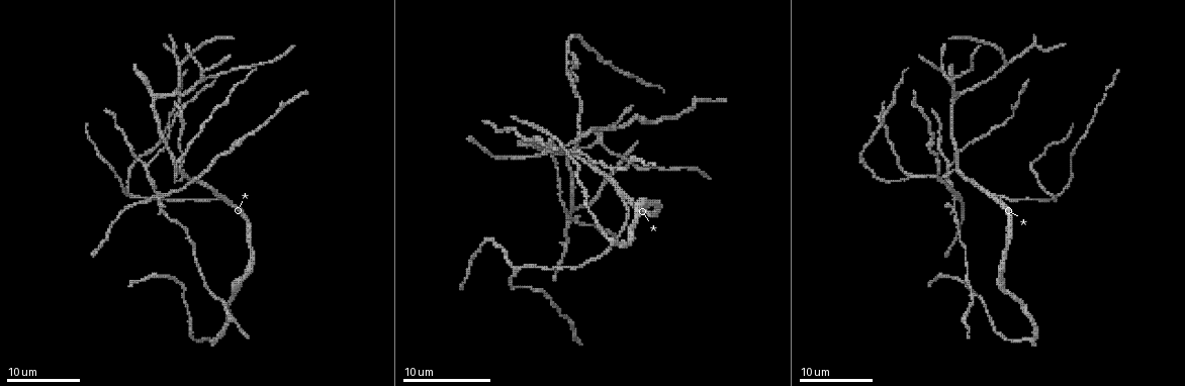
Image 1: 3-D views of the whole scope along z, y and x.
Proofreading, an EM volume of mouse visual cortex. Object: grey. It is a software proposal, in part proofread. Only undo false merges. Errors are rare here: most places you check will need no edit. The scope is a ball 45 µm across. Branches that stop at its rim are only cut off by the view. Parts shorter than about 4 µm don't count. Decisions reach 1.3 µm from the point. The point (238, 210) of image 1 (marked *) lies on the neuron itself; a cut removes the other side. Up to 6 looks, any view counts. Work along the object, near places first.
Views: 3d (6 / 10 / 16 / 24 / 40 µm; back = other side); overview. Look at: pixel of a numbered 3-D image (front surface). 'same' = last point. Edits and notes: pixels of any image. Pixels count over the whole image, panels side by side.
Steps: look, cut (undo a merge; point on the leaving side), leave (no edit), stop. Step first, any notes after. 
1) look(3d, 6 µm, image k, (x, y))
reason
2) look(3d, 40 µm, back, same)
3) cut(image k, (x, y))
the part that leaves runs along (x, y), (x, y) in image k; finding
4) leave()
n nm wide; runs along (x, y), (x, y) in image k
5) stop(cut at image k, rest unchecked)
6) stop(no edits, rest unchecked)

look(3d, 10 µm, image 1, (159, 195))
looks like a crossing

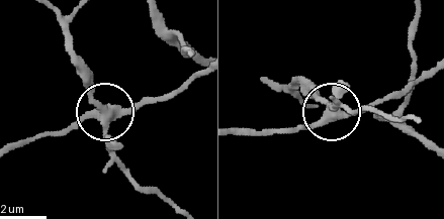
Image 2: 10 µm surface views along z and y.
look(3d, 6 µm, image 2, (113, 116))

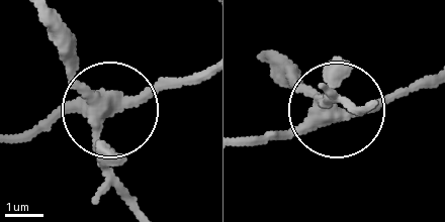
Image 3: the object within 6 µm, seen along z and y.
cut(image 3, (107, 159))
4 arms; the part that leaves runs along (100, 111), (74, 75), (58, 17) in image 3; two neurons meet here

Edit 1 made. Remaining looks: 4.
look(3d, 16 µm, image 1, (176, 95))
a fork

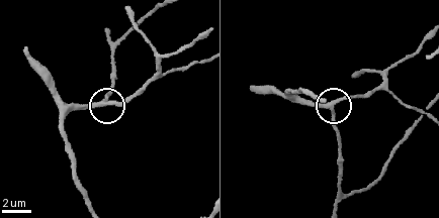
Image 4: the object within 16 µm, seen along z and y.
leave()
runs along (89, 201), (64, 121), (71, 111), (106, 104), (111, 90) in image 4; one neuron here

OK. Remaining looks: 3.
look(3d, 10 µm, image 1, (948, 77))
arms part here

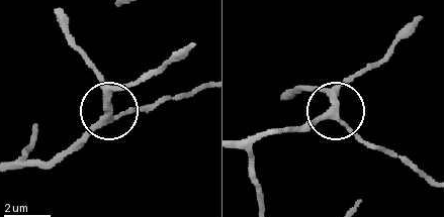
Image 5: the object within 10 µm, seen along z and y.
leave()
3 arms; continuous, no second neuron

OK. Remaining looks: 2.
stop(cut at image 3, rest unchecked)

